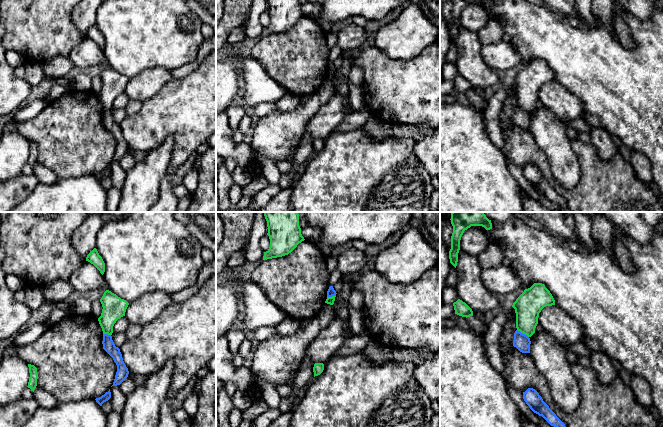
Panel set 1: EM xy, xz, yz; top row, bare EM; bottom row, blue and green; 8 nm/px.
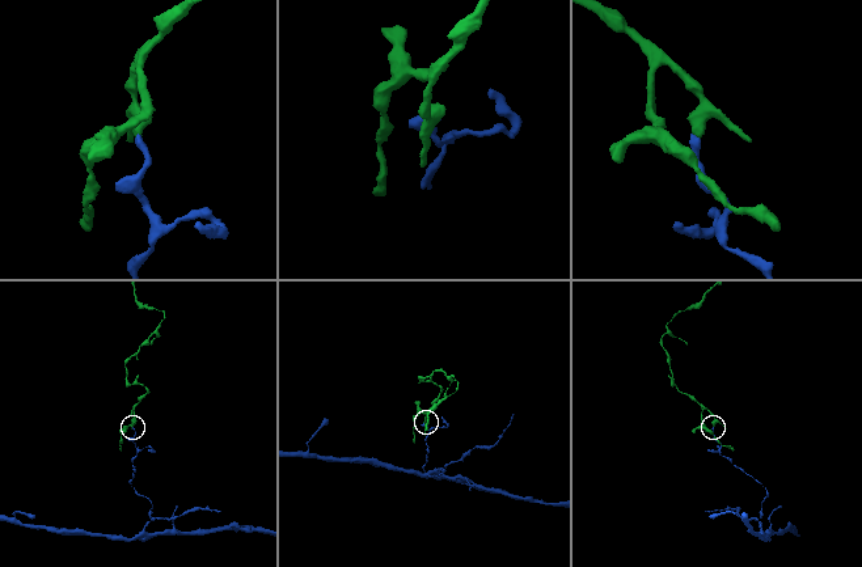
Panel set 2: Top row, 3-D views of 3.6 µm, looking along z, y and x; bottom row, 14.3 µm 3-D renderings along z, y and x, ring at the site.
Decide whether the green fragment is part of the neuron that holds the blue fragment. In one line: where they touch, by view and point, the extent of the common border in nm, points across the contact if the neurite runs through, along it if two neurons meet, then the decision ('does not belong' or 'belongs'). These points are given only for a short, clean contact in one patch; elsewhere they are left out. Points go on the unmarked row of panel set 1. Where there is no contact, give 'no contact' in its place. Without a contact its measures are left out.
yz (522, 109) | 120 nm | along yz (517, 105), (528, 113) | does not belong

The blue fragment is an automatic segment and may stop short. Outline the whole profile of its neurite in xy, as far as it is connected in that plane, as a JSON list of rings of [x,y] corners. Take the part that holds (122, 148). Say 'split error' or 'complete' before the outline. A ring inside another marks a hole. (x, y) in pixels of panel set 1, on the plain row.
complete; [[[103,110],[103,125],[113,134],[117,141],[117,148],[112,162],[120,161],[129,150],[128,144],[126,143],[120,125],[115,122],[112,112]]]

